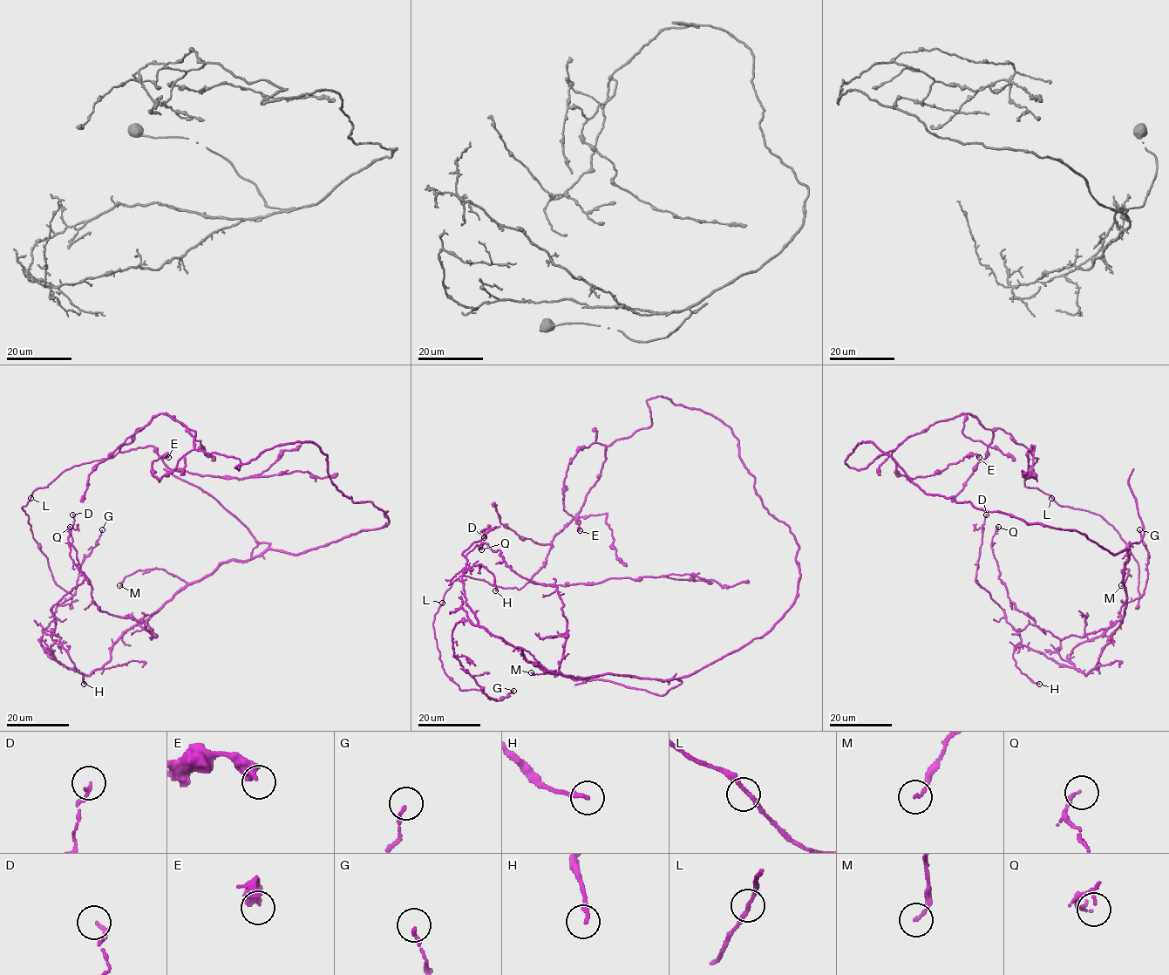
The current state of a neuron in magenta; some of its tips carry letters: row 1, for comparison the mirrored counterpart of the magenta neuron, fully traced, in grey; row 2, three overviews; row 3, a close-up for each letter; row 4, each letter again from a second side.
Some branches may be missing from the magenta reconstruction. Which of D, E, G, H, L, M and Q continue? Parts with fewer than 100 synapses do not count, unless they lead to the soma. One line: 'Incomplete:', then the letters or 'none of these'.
Incomplete: none of these

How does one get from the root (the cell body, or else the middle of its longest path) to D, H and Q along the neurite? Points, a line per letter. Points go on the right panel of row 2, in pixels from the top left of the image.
D: (1050, 527), (1076, 529), (1129, 557), (1124, 615), (1086, 675), (1023, 646), (977, 582), (986, 514)
H: (1050, 527), (1076, 529), (1113, 555), (1127, 550), (1126, 606), (1086, 675), (1017, 644), (1016, 665), (1039, 684)
Q: (1050, 527), (1127, 550), (1126, 606), (1114, 624), (1063, 639), (1039, 628), (999, 578), (998, 527)

